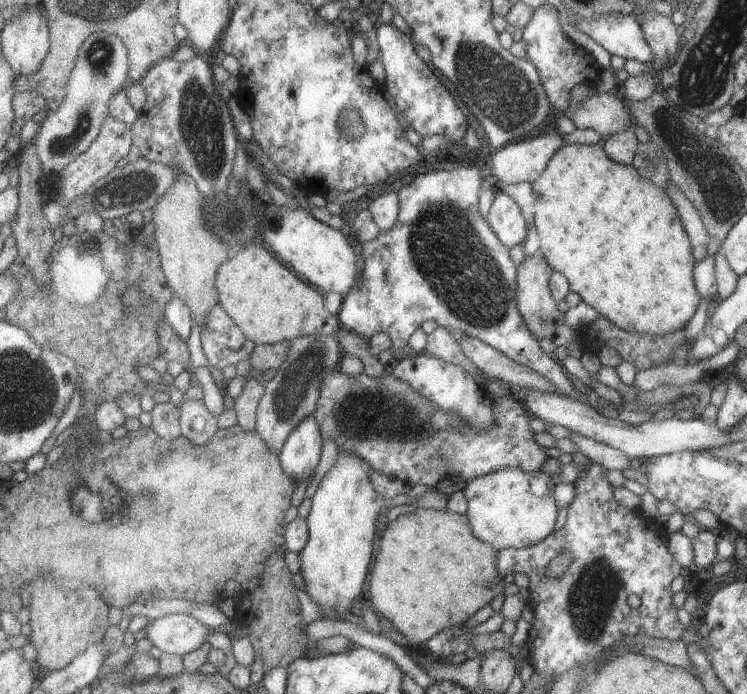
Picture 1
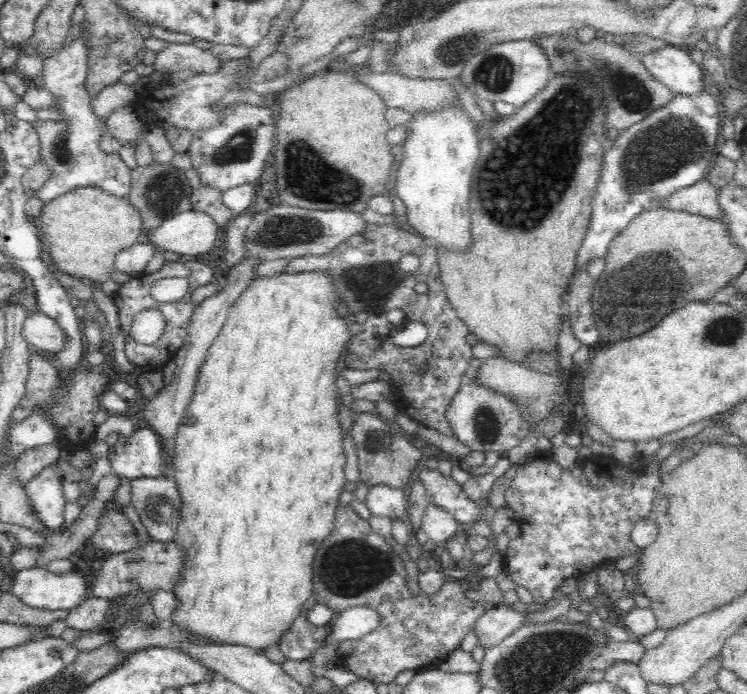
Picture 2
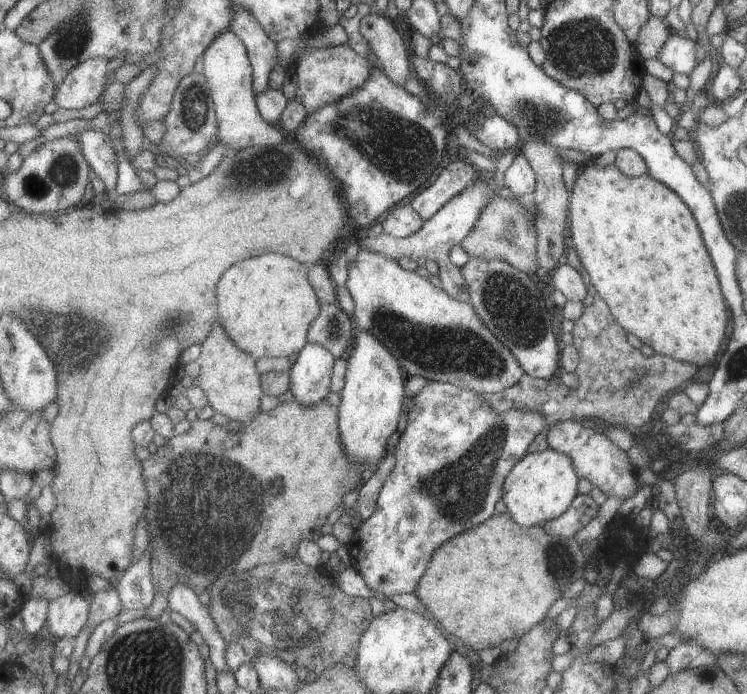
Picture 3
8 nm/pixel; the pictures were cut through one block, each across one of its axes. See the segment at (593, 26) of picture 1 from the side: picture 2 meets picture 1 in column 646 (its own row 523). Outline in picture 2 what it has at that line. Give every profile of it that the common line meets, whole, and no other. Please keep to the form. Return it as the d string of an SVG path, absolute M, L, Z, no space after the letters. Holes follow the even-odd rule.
M54 463L49 464L34 475L26 484L26 495L32 503L36 517L50 529L58 532L67 525L63 515L66 499L63 495L62 482Z

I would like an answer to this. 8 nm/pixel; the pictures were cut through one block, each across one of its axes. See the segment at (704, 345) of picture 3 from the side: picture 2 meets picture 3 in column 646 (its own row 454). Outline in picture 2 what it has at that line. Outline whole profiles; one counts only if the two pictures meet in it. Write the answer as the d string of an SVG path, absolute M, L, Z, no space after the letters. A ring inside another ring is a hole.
M318 270L293 273L281 271L270 276L255 277L236 299L234 306L230 307L226 322L208 349L205 362L198 371L194 394L186 405L185 415L178 425L172 456L172 478L176 481L182 499L180 522L172 541L184 549L187 558L181 571L181 582L175 583L173 590L170 591L177 597L179 606L168 620L168 624L185 630L193 642L246 646L263 653L268 646L280 644L282 634L286 634L287 628L294 624L294 620L300 615L302 606L312 598L314 556L322 540L334 528L338 496L347 482L344 477L346 456L342 449L342 426L338 419L336 397L338 388L344 386L336 381L336 368L342 362L342 354L350 338L346 313L348 307L340 301L338 293L334 291L334 283L328 273Z

